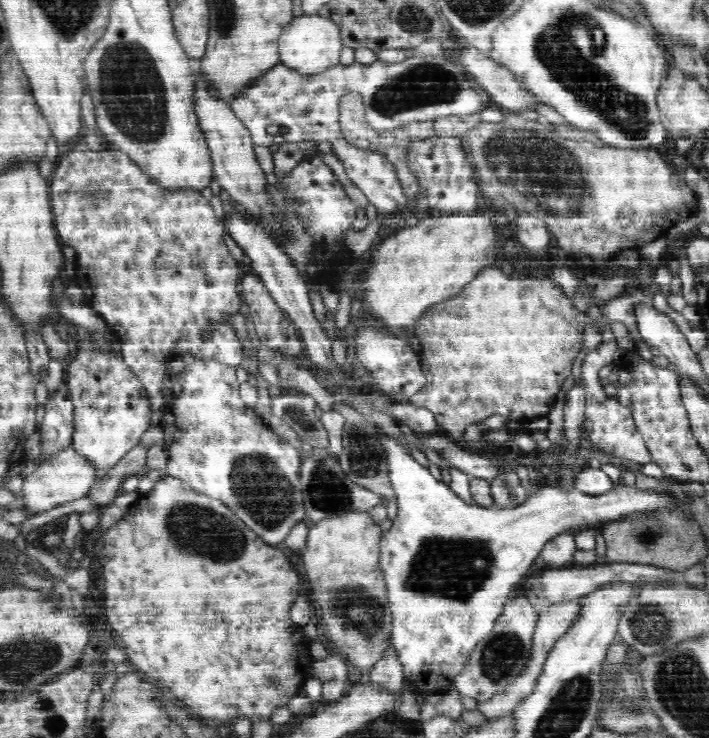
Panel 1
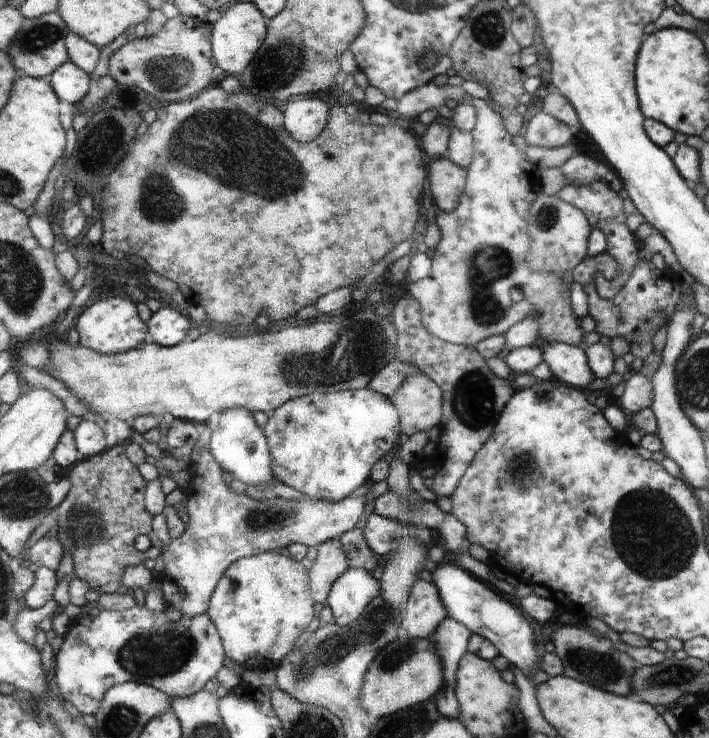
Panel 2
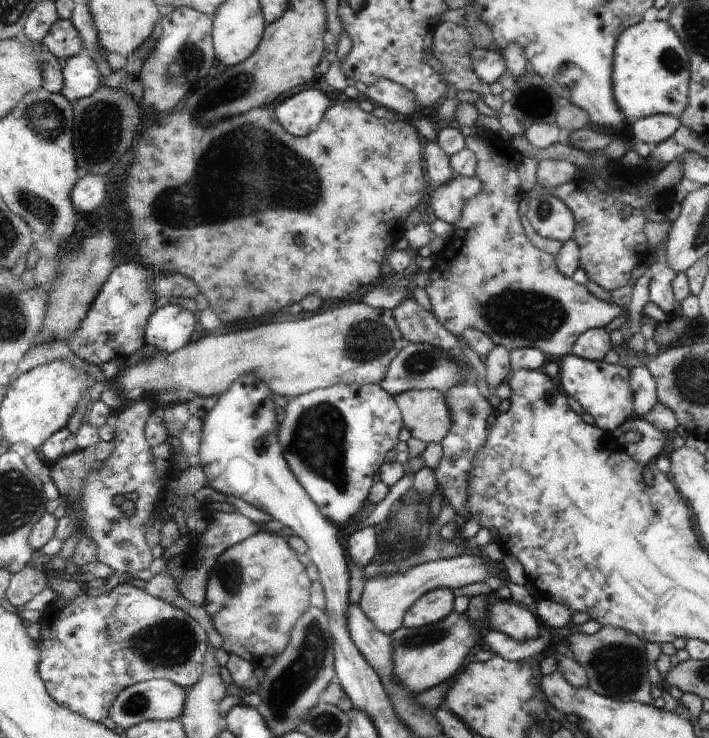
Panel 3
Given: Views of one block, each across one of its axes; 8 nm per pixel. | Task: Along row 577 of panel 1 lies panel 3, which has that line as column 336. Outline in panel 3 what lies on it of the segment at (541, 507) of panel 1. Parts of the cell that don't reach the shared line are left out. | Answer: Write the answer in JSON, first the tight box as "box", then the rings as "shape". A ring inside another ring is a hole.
{"box":[282,384,400,528],"shape":[[[334,384],[330,388],[316,389],[290,398],[282,420],[282,444],[286,444],[285,459],[290,460],[289,467],[294,468],[294,476],[306,484],[305,491],[318,500],[318,508],[326,517],[344,528],[346,522],[356,518],[358,510],[368,498],[368,490],[372,488],[374,476],[384,463],[386,454],[397,447],[400,430],[400,406],[396,398],[381,385]]]}

